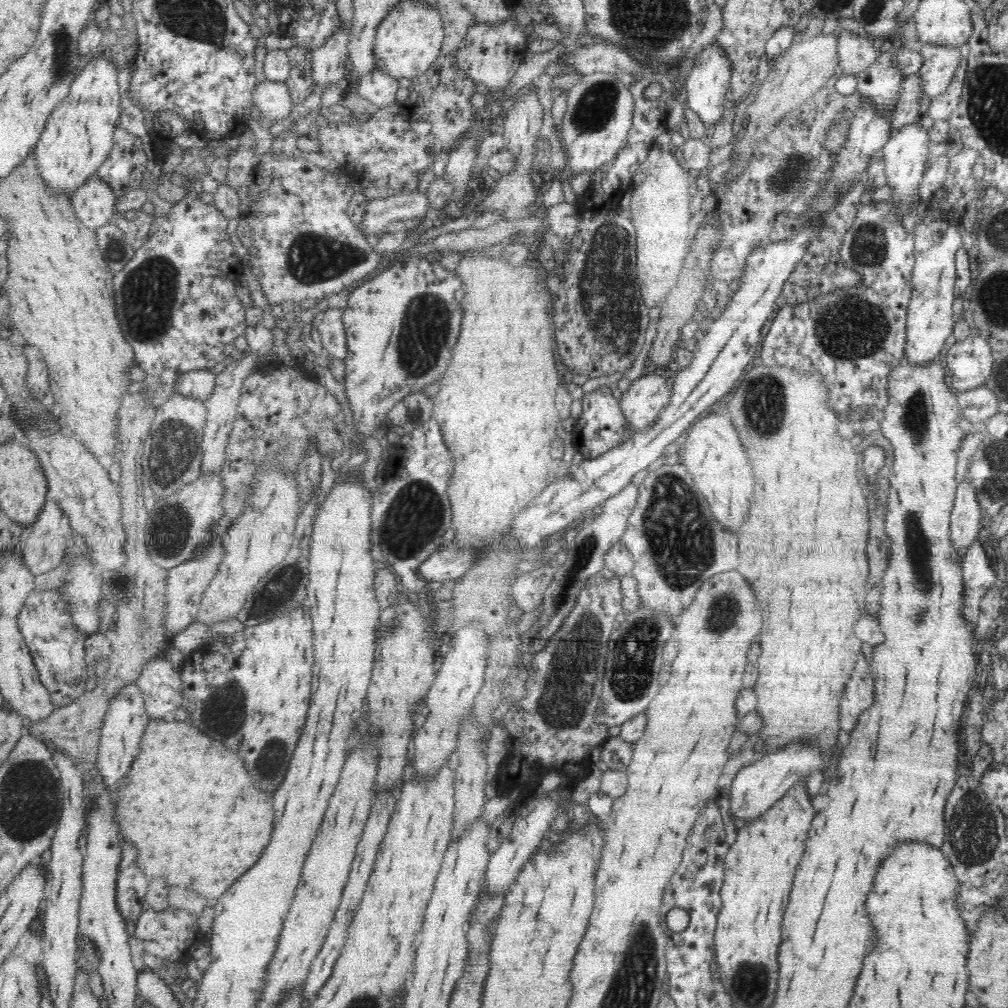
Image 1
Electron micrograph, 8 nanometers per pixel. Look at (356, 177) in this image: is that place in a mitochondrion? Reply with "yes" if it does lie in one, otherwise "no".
no

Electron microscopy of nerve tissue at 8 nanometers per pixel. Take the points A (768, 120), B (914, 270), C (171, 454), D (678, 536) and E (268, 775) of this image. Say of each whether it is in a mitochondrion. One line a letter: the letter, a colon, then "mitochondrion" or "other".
A: other
B: other
C: mitochondrion
D: mitochondrion
E: mitochondrion

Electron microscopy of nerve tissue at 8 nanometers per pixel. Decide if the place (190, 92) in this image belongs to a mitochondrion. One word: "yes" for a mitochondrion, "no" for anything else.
no

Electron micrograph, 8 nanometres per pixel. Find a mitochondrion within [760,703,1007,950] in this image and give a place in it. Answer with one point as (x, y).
(974, 835)

